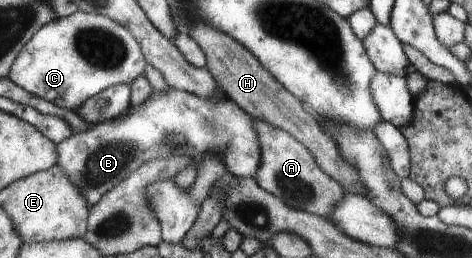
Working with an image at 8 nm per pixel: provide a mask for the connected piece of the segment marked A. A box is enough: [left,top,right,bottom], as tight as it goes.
[254,120,345,217]

